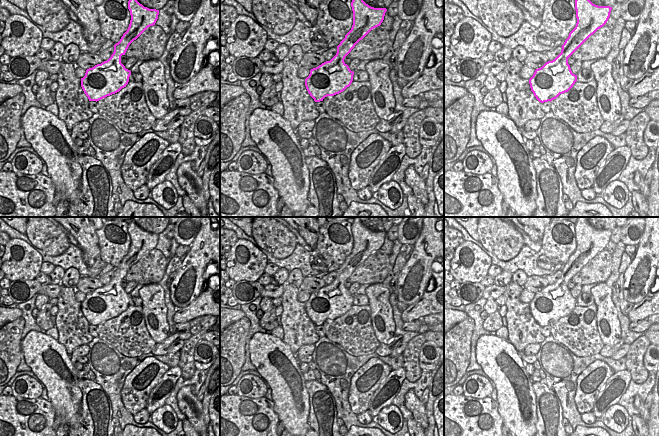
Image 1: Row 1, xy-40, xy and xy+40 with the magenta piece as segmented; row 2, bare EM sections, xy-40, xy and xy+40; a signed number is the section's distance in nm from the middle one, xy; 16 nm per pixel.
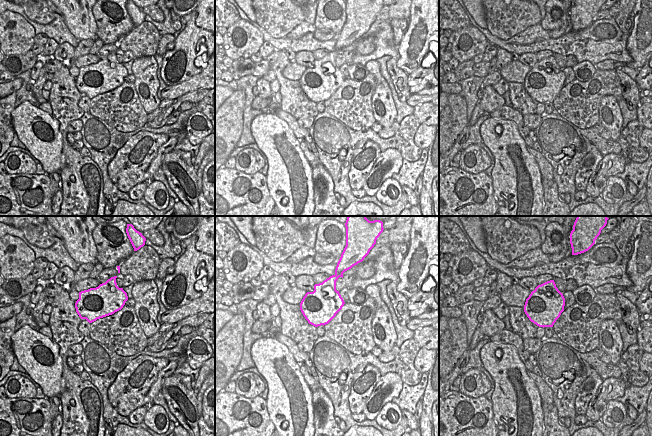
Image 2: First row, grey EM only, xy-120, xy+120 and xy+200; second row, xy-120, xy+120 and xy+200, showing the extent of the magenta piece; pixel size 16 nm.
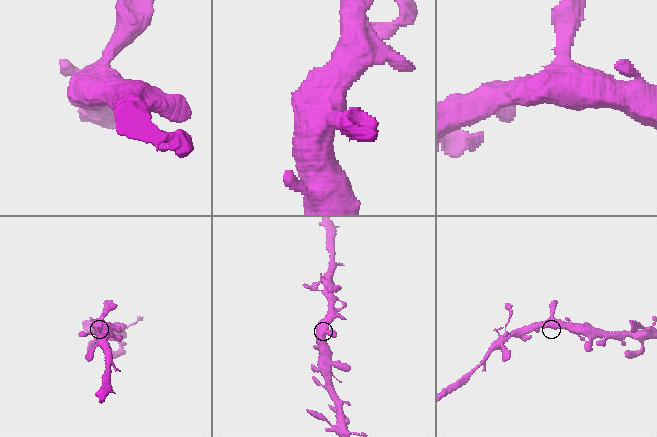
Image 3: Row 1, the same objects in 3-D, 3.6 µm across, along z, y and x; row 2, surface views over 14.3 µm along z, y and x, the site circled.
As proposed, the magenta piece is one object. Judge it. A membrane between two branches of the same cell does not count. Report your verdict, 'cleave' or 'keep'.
keep

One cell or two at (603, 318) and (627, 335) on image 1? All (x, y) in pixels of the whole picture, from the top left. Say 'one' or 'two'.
two

